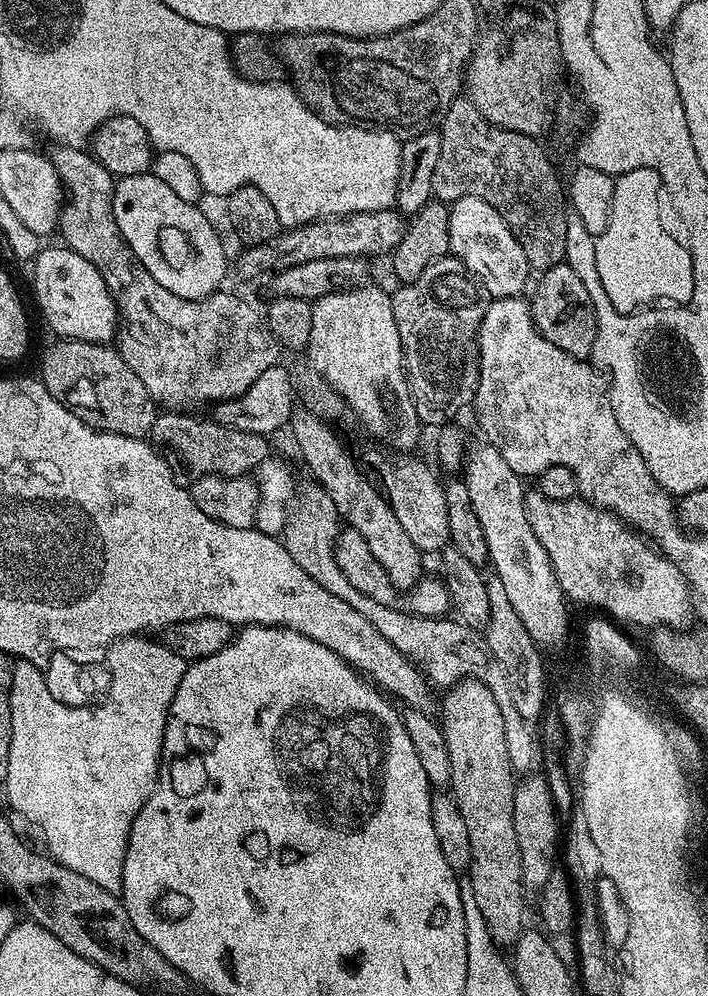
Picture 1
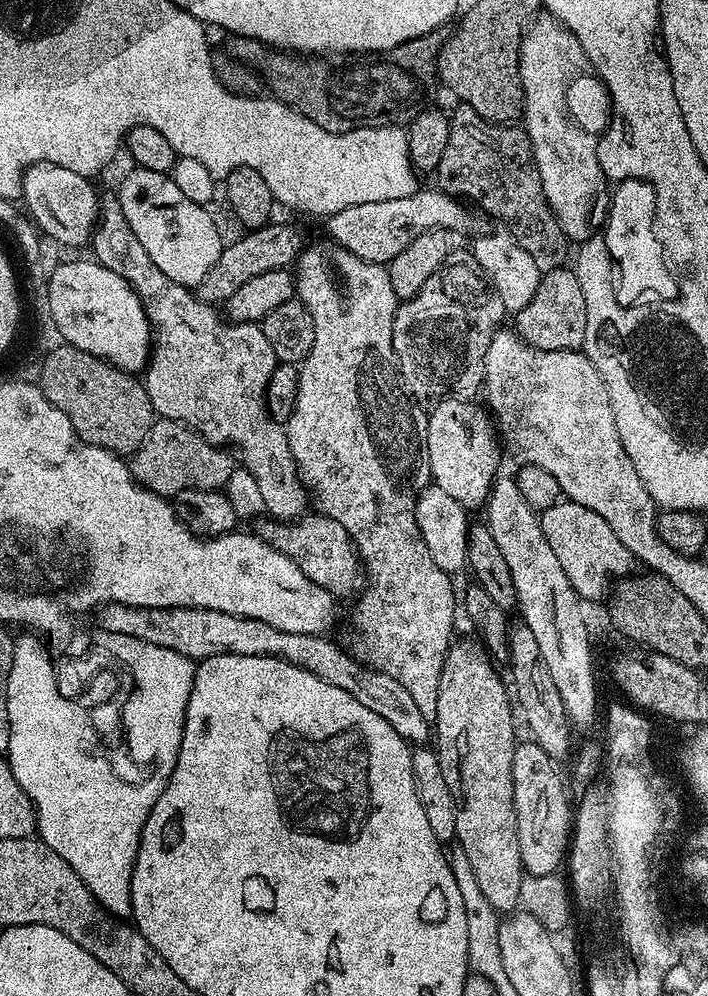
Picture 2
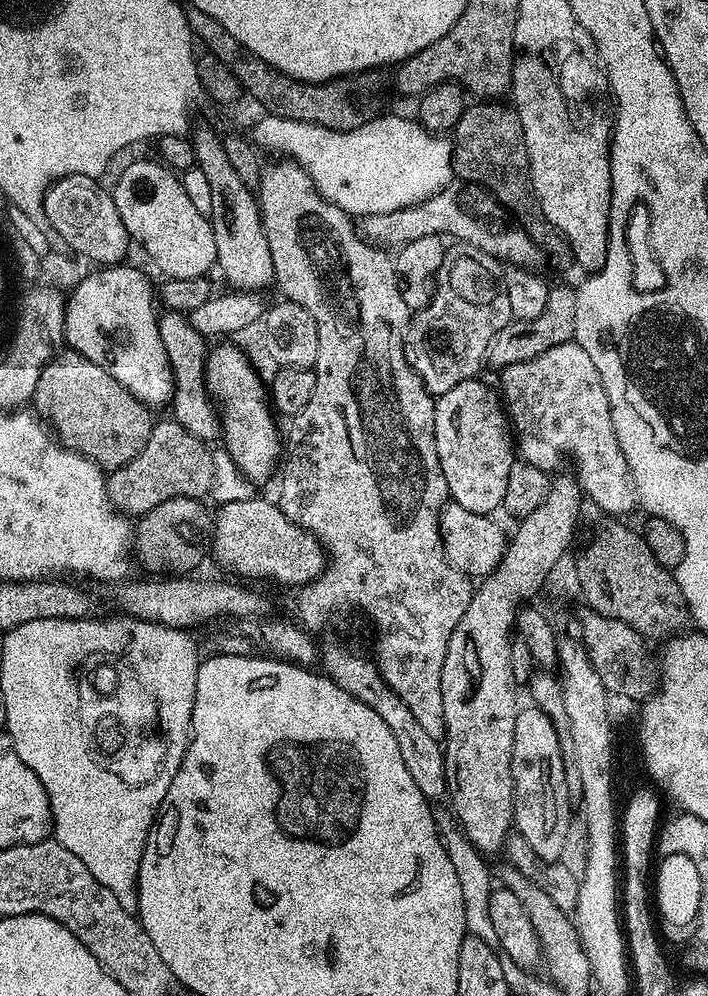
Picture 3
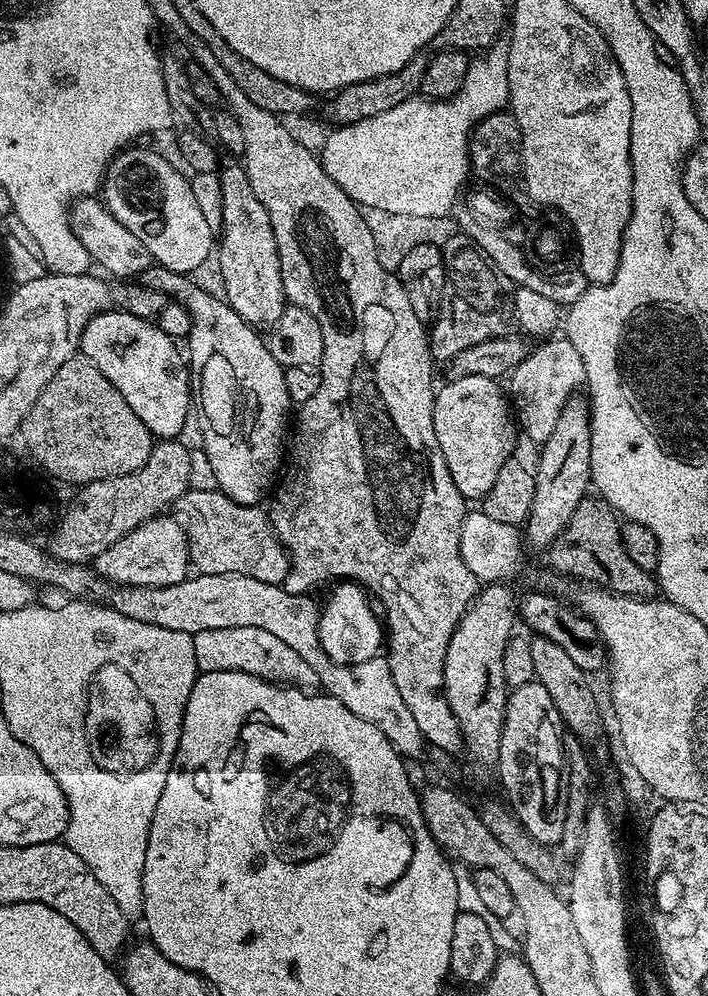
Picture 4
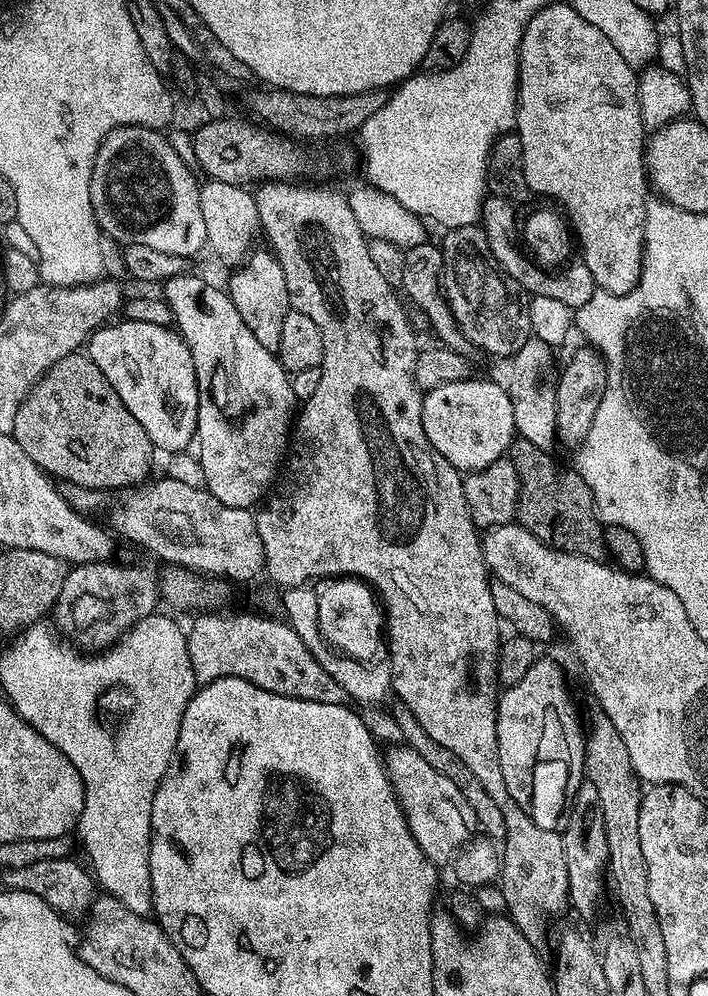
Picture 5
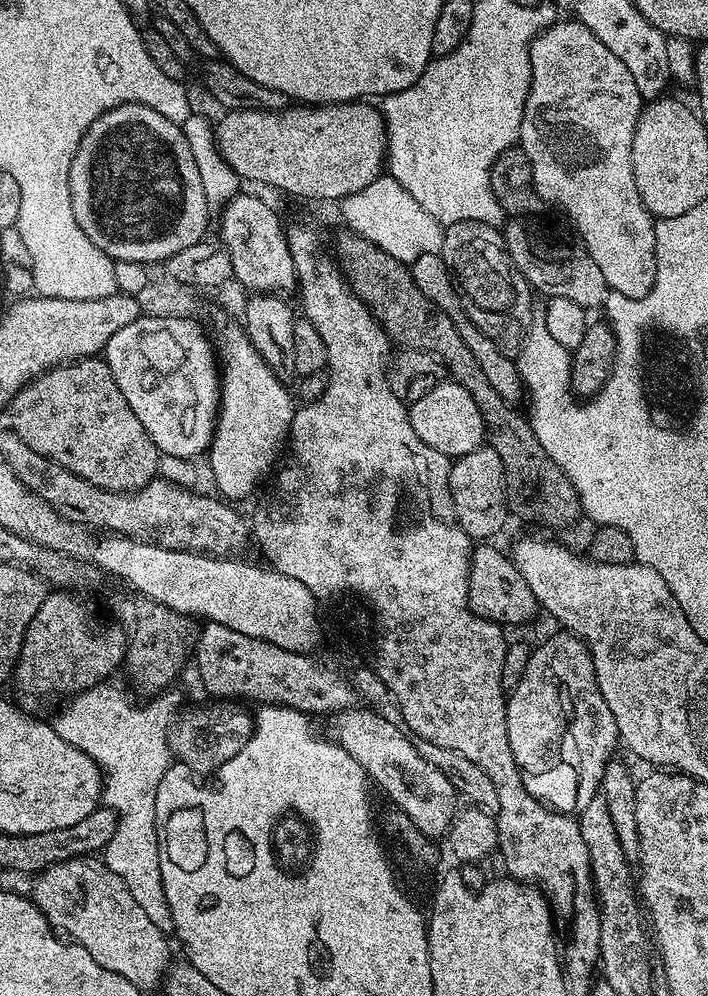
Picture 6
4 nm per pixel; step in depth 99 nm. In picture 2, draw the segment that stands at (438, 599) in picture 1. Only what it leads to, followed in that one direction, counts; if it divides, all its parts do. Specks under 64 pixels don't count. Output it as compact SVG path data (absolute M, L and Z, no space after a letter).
M323 514L305 515L291 522L281 522L275 518L264 518L259 521L259 535L282 554L286 554L318 586L337 598L343 598L353 592L359 593L362 588L362 565L356 553L350 534L346 534L346 526L342 522L334 522L334 518Z

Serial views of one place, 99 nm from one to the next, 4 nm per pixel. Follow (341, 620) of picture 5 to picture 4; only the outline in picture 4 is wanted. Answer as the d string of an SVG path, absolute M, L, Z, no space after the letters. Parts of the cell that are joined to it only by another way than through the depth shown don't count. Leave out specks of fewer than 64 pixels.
M341 581L333 585L326 602L321 605L319 641L326 654L340 665L356 667L373 660L384 646L384 626L370 606L365 589L353 581Z

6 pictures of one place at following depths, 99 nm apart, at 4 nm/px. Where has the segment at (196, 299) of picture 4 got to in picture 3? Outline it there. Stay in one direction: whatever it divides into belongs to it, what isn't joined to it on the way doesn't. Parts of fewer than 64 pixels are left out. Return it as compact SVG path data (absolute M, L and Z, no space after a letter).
M228 342L209 351L205 364L205 384L217 405L221 419L222 441L226 454L253 484L266 481L282 454L282 440L278 438L275 415L268 390L249 360Z

